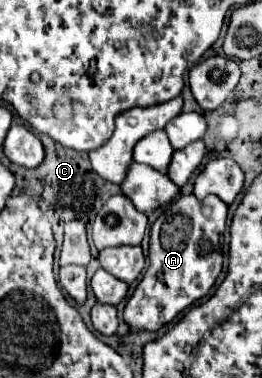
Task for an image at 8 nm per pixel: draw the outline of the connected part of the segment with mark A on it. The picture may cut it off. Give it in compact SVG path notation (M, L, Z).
M183 195L157 217L151 227L149 267L123 309L123 319L129 327L159 331L181 311L209 293L223 267L221 239L225 223L227 203L215 195L209 195L203 201L197 201L195 195Z

